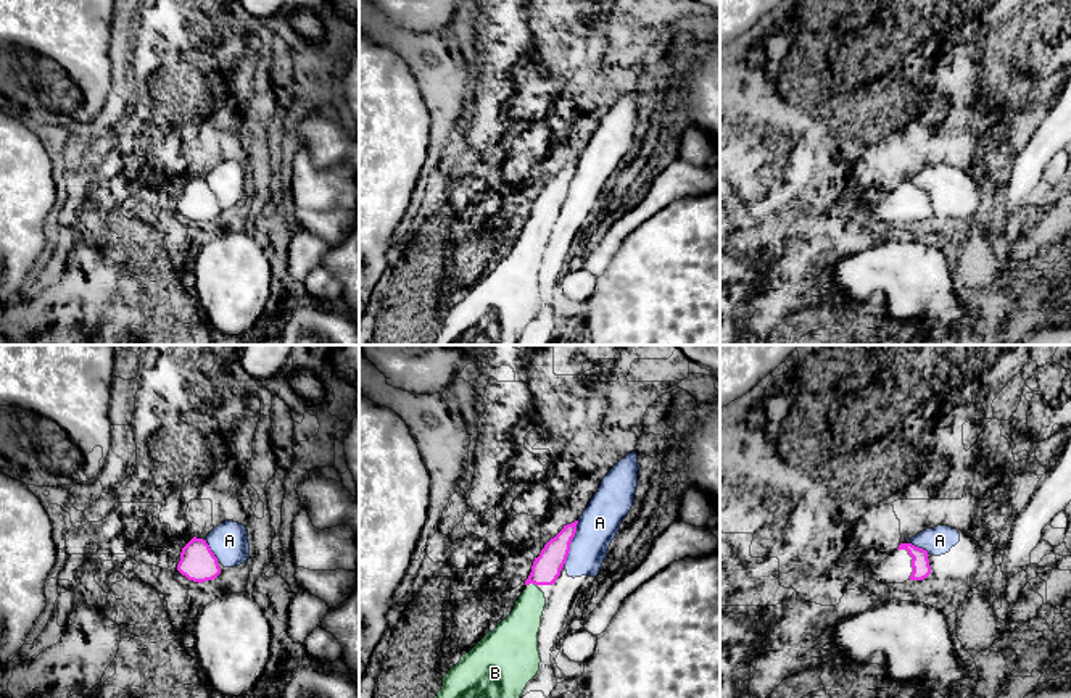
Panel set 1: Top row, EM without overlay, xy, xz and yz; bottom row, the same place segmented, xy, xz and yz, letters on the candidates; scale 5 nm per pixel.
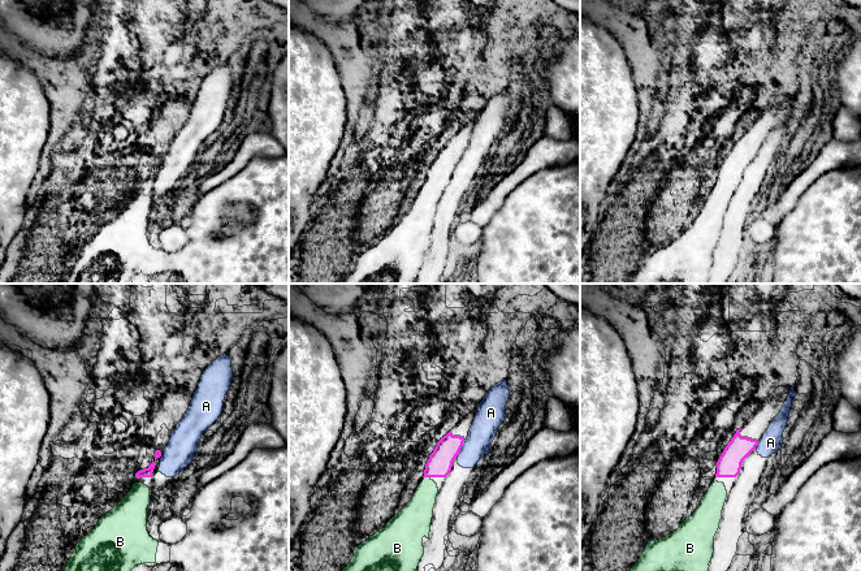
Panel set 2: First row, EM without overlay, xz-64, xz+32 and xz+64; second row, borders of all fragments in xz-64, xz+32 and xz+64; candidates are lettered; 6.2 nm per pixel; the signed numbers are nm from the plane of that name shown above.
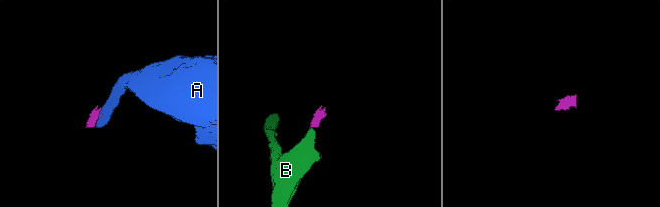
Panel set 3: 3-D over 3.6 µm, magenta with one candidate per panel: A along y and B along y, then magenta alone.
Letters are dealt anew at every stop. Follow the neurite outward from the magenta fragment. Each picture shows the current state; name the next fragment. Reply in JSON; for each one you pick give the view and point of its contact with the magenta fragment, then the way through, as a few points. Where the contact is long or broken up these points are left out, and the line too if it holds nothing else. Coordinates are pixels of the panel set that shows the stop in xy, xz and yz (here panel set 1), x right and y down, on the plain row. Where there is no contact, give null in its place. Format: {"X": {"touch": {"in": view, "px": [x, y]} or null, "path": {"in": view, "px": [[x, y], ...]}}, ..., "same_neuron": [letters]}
{"B": {"touch": {"in": "xz", "px": [530, 221]}, "path": {"in": "xz", "px": [[546, 207], [530, 221], [530, 245], [519, 270]]}}, "same_neuron": ["B"]}

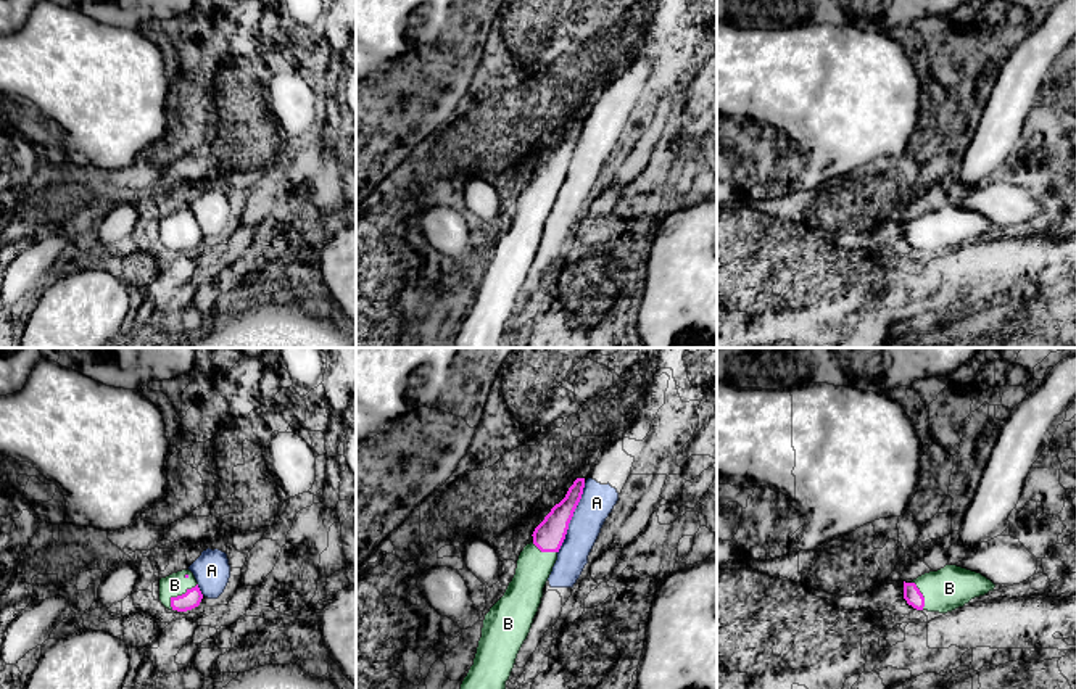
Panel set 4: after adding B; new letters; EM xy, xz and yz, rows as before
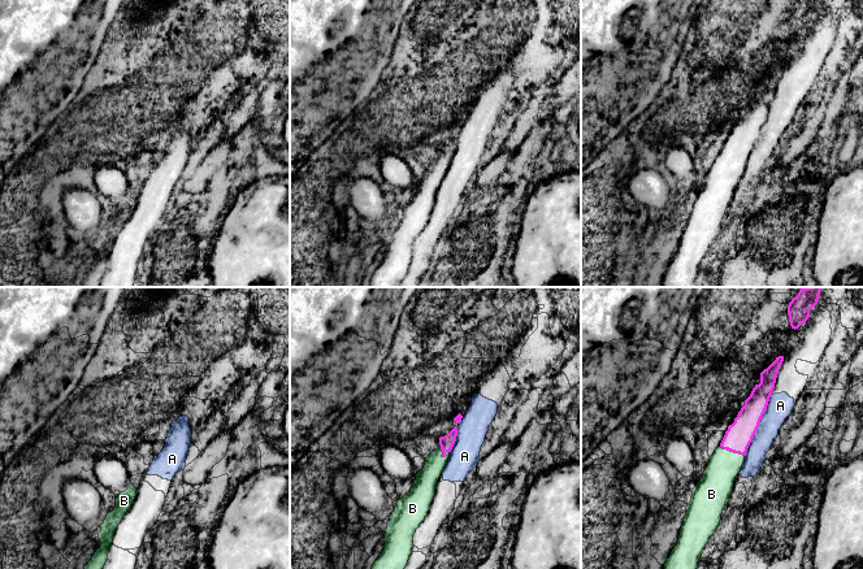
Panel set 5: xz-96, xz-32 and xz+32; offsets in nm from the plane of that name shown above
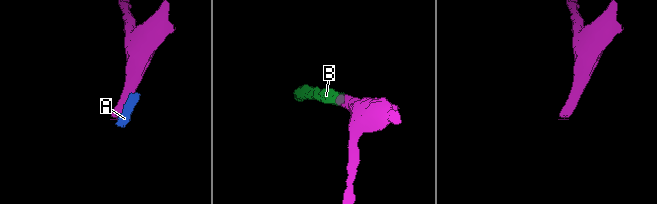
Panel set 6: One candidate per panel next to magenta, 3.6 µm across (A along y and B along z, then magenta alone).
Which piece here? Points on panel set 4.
{"B": {"touch": {"in": "xy", "px": [179, 235]}, "path": {"in": "xy", "px": [[192, 237], [179, 235], [174, 224]]}}, "same_neuron": ["B"]}

